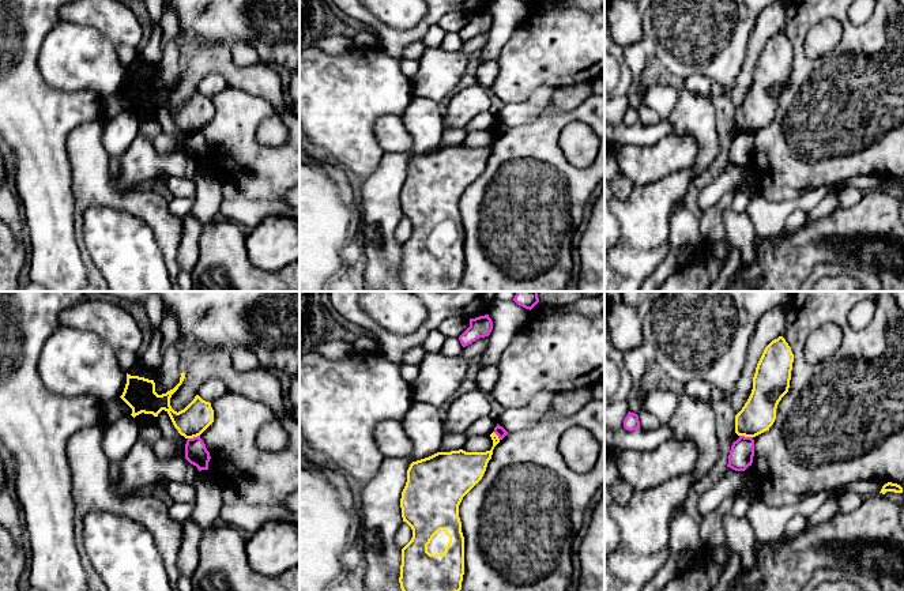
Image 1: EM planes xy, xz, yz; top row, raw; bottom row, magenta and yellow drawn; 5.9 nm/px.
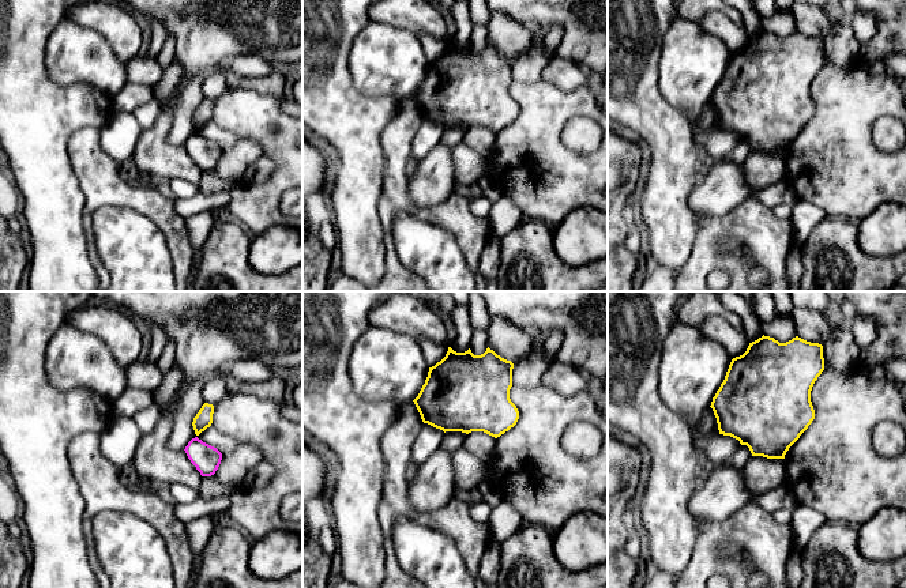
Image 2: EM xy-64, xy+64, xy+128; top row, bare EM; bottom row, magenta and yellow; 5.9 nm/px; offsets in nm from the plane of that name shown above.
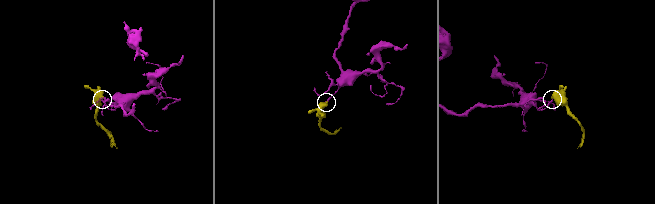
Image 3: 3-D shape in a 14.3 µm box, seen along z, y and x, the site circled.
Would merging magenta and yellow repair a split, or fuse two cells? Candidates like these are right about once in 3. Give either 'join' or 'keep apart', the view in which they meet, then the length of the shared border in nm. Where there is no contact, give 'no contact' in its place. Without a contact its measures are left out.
keep apart; contact in yz; length 80 nm

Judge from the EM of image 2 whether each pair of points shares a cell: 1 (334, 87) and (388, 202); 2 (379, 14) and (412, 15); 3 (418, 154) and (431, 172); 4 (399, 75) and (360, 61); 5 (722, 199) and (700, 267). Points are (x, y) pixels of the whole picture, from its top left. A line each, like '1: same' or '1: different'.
1: different
2: same
3: different
4: same
5: different

